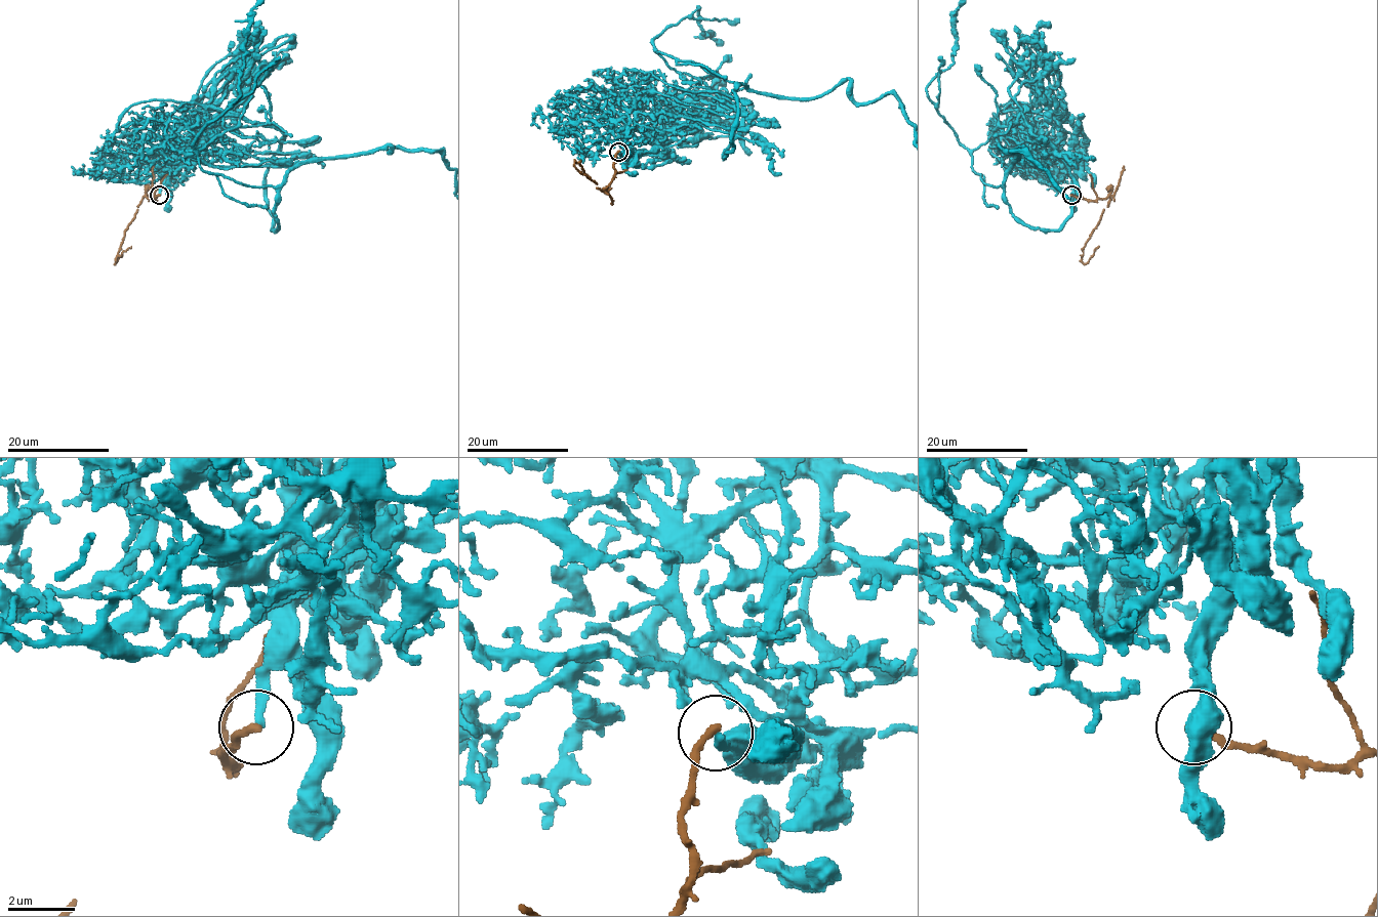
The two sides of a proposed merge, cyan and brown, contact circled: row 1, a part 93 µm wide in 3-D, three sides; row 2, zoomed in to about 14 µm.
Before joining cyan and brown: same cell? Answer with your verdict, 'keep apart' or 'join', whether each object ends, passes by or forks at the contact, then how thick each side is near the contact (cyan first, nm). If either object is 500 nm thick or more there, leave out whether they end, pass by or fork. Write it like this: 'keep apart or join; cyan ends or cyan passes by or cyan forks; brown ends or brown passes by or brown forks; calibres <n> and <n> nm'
keep apart; cyan ends; brown ends; calibres 240 and 240 nm

